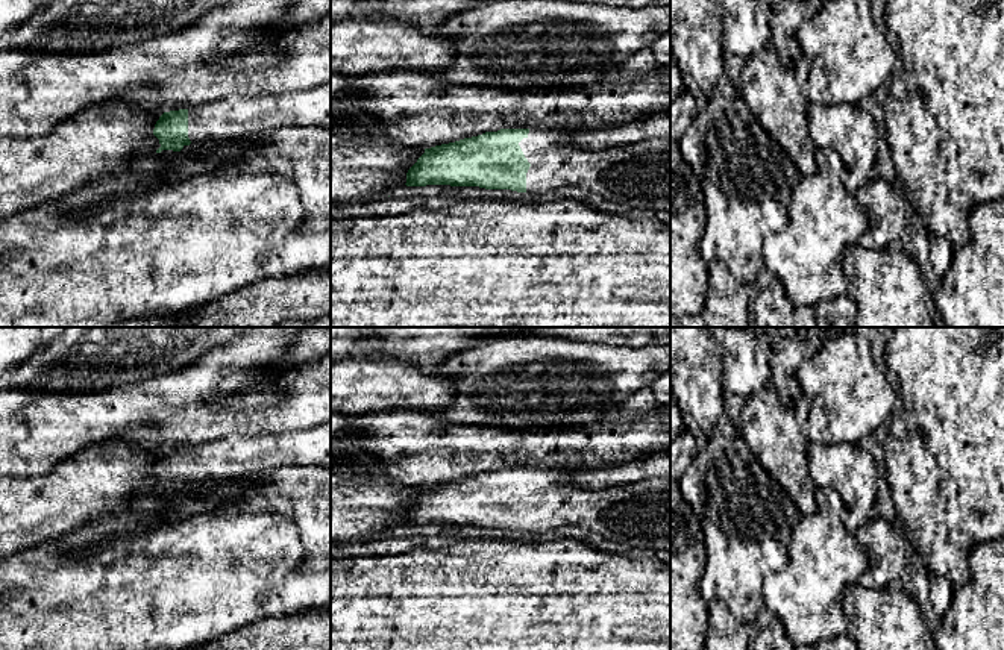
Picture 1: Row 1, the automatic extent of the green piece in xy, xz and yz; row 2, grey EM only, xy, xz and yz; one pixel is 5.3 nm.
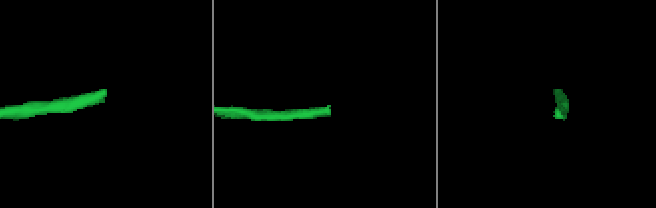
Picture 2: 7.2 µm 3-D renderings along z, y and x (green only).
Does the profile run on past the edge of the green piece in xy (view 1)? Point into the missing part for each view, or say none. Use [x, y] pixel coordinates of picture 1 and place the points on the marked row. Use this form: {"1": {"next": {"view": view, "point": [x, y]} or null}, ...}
{"1": {"next": {"view": "xy", "point": [238, 115]}}}

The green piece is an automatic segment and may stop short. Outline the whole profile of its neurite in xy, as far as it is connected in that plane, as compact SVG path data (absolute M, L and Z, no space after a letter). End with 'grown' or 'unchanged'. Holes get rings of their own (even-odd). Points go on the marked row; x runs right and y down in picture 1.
M331 82L279 95L231 95L188 109L164 112L153 135L162 150L226 138L250 138L282 127L331 127Z; grown

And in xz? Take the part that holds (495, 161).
M500 129L425 148L425 153L408 170L405 185L479 186L529 192L531 195L551 192L561 186L578 186L629 209L670 211L670 138L588 150L573 141L576 135L578 132L549 129Z; grown

